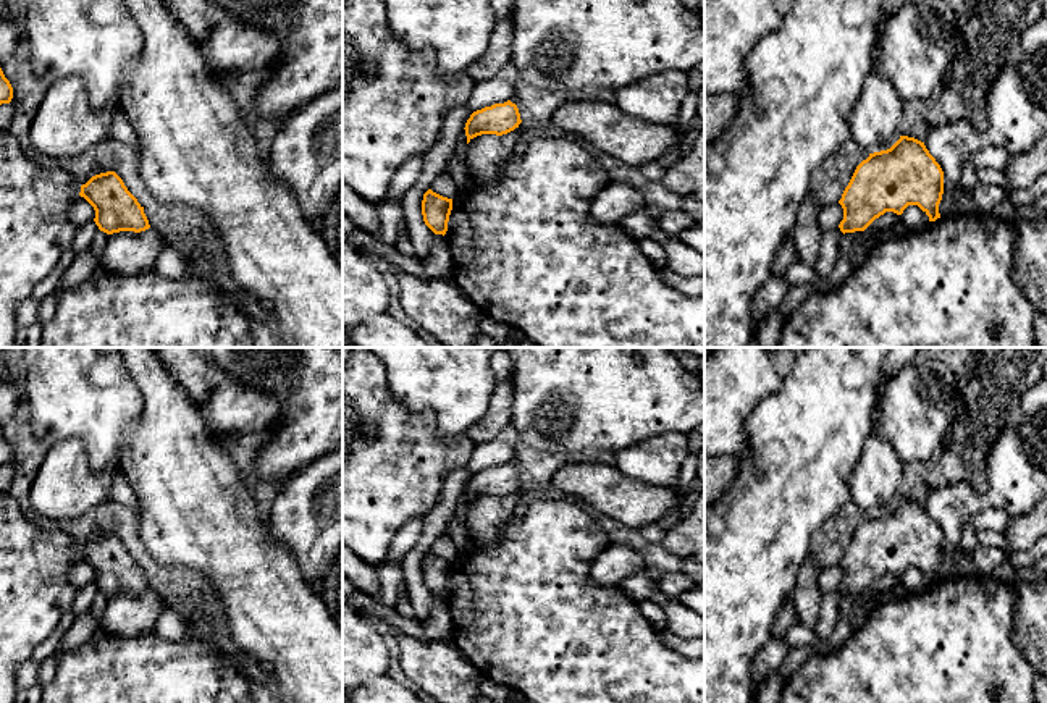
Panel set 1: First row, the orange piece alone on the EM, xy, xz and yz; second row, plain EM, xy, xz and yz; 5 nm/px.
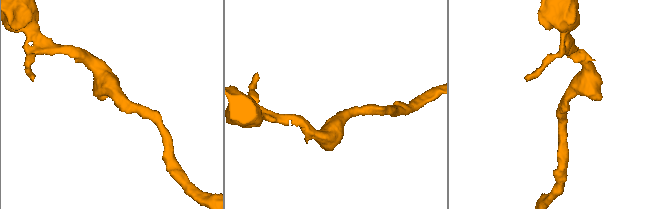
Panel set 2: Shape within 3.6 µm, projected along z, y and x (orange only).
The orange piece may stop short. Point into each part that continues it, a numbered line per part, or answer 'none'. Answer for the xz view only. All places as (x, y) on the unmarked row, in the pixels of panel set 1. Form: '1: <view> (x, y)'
none

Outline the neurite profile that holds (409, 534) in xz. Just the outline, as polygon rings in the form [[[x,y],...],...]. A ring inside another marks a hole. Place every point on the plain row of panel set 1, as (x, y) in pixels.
[[[418,516],[399,528],[388,548],[383,564],[391,564],[404,559],[404,556],[415,546],[420,538],[423,520],[425,516]]]

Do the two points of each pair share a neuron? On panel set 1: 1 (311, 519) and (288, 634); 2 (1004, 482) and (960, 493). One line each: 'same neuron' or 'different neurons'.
1: different neurons
2: same neuron

